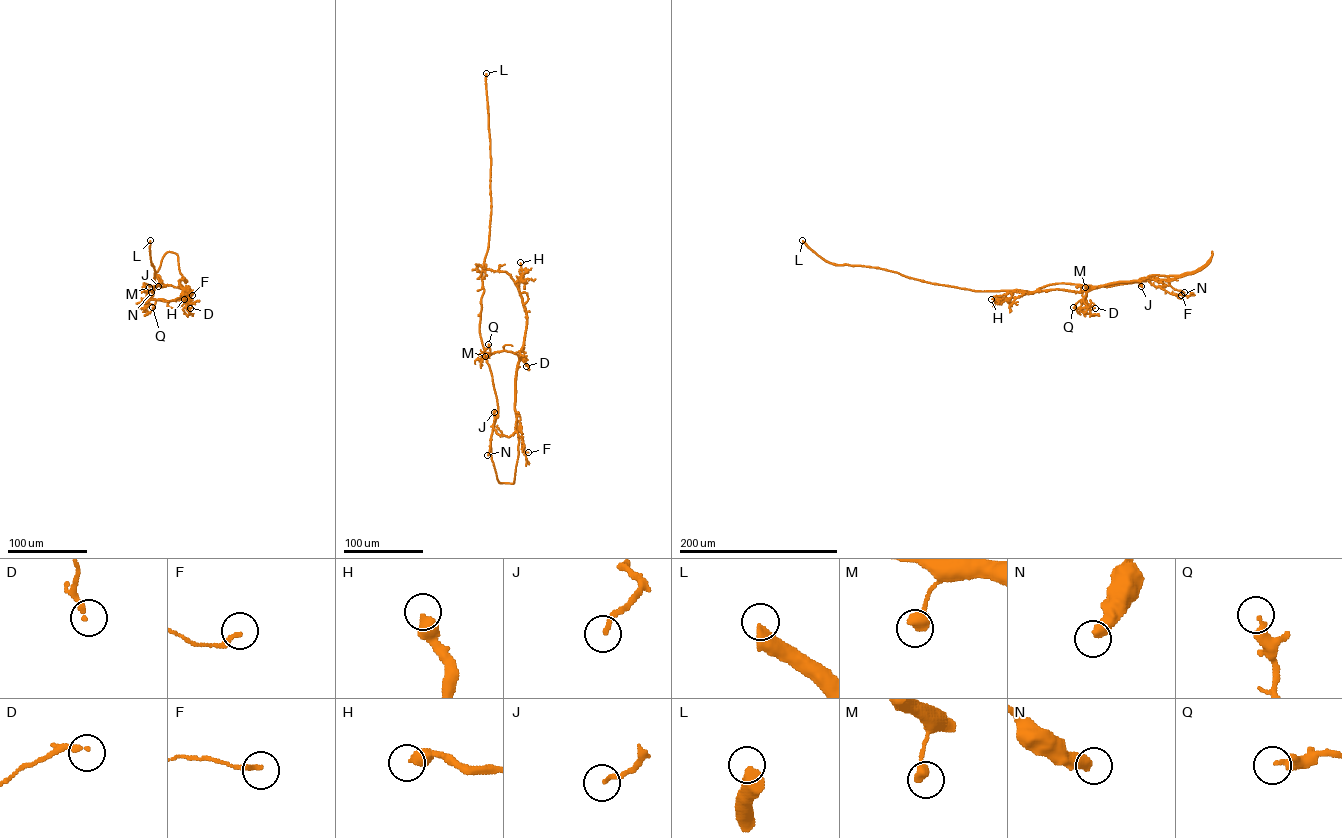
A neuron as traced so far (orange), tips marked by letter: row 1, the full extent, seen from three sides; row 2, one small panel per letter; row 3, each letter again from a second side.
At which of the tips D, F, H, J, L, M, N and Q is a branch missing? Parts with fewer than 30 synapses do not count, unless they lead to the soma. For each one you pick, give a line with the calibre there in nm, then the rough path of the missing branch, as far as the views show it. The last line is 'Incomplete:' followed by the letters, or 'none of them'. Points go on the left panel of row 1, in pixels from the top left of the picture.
L: 480 nm thick; missing branch runs (150, 240), (150, 222), (138, 200), (70, 174), (62, 163), (57, 144), (46, 139), (41, 129), (30, 134)
Incomplete: L

